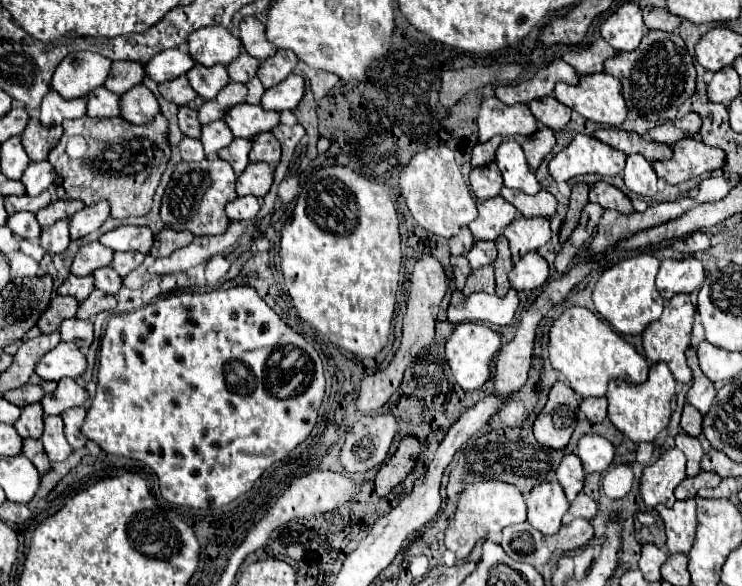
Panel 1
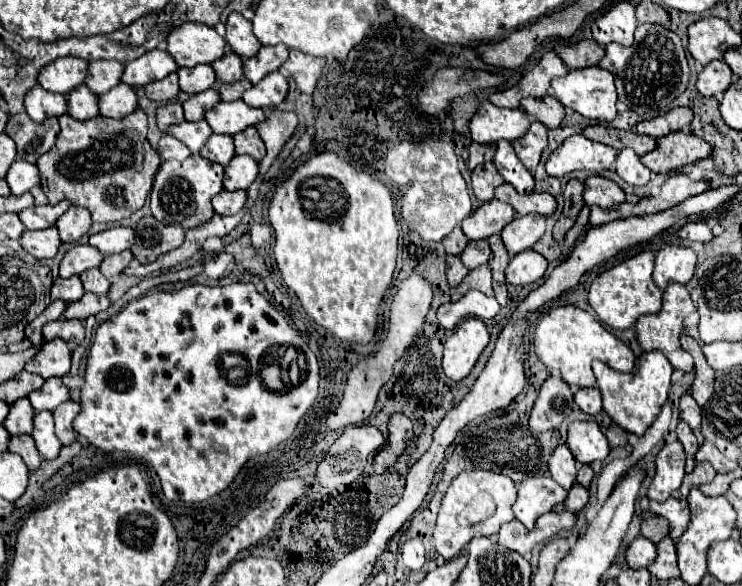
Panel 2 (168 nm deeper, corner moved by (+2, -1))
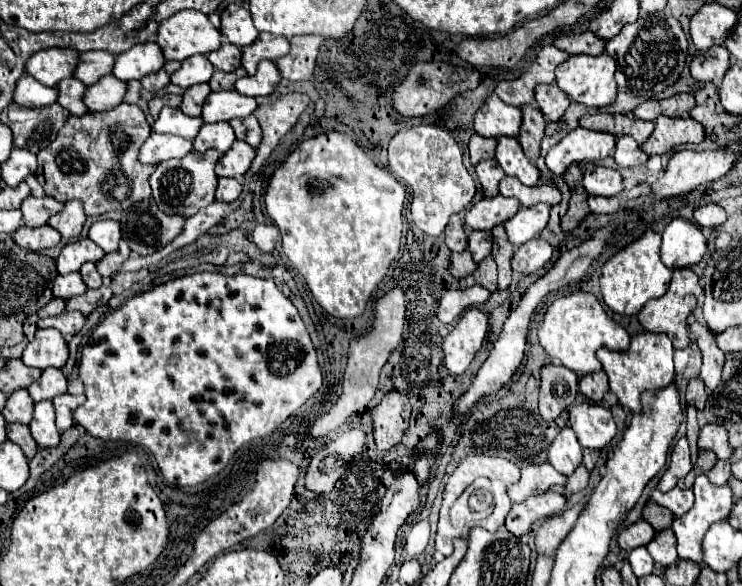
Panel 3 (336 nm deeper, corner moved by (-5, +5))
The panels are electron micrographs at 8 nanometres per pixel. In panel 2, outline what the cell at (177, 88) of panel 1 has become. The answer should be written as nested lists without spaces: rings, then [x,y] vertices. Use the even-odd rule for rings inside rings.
[[[171,74],[163,80],[157,80],[157,82],[151,82],[145,86],[145,94],[147,98],[155,100],[155,102],[169,102],[173,100],[177,94],[181,92],[179,88],[179,80],[177,80],[177,74]]]

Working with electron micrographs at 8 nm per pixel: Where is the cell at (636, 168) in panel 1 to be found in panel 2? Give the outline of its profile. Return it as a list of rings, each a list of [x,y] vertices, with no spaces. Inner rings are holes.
[[[623,148],[615,160],[617,174],[631,186],[645,186],[651,178],[651,170],[641,164],[641,158],[631,150]]]

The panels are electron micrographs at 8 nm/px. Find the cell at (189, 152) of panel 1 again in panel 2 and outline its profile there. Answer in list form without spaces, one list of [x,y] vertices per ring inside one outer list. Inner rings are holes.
[[[163,136],[159,140],[159,154],[165,160],[187,160],[191,156],[191,150],[173,136]]]

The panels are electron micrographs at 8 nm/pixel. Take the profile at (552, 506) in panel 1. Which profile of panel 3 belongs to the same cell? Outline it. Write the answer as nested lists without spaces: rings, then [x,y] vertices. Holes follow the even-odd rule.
[[[548,462],[544,464],[530,464],[520,470],[520,480],[508,488],[508,496],[512,502],[520,502],[522,498],[528,498],[530,494],[542,494],[550,486],[566,484],[566,476],[562,476],[558,470],[554,470]]]

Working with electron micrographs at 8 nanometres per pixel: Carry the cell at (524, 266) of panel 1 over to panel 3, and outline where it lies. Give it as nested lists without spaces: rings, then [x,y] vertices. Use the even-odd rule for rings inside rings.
[[[534,238],[516,250],[512,258],[512,270],[520,274],[532,274],[540,270],[550,258],[552,258],[552,246],[542,238]]]

